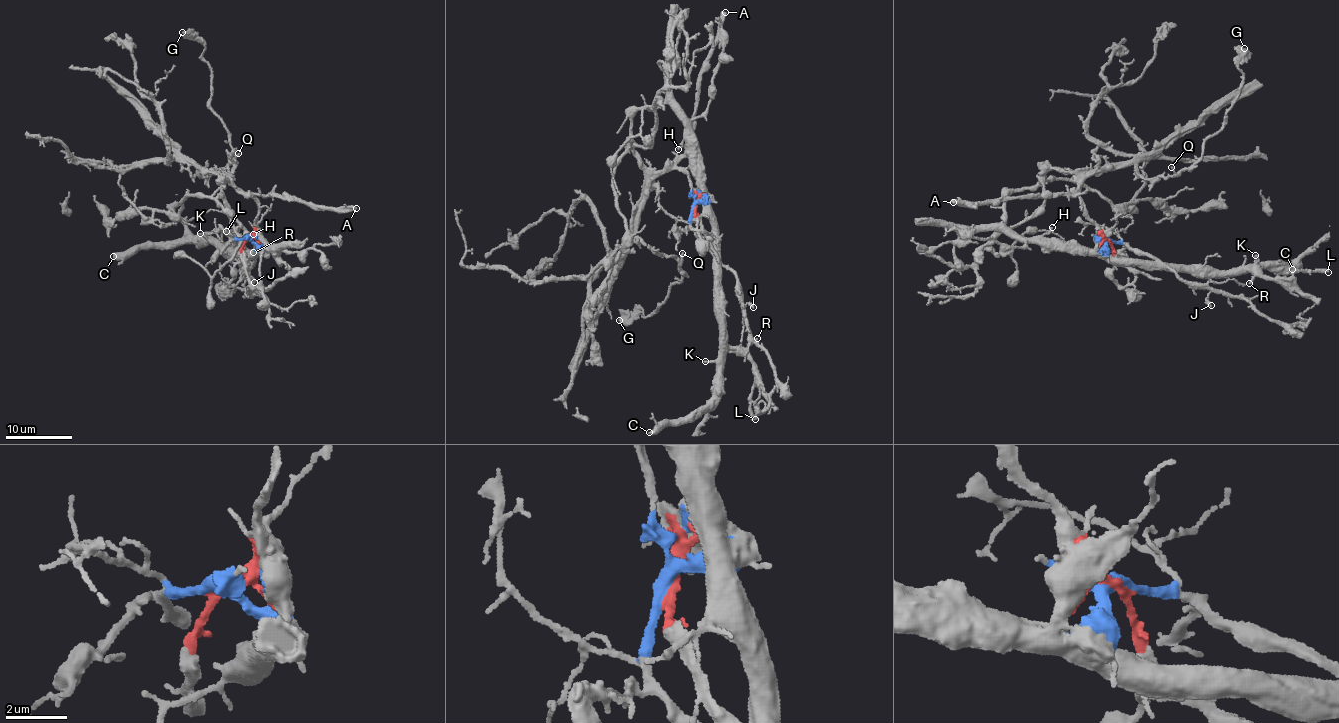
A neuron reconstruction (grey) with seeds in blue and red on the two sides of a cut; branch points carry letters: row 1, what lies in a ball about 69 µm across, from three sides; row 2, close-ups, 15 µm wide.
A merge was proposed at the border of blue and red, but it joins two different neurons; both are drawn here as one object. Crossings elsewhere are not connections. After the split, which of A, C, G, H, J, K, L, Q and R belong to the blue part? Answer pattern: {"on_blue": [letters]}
{"on_blue": ["C", "H", "J", "K", "L", "R"]}

